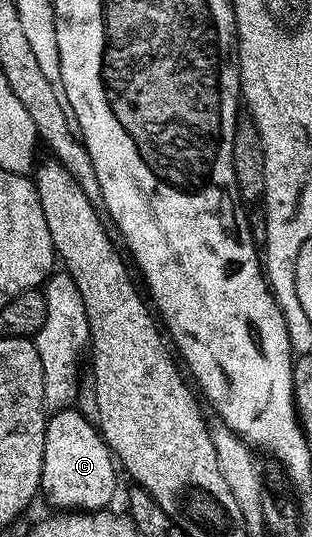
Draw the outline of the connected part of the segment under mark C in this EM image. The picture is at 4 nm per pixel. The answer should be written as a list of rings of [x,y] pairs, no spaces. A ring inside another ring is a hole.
[[[67,407],[49,414],[44,435],[44,467],[42,468],[41,492],[46,493],[46,501],[58,511],[102,511],[114,497],[118,489],[116,458],[95,425],[88,423],[77,408]]]

